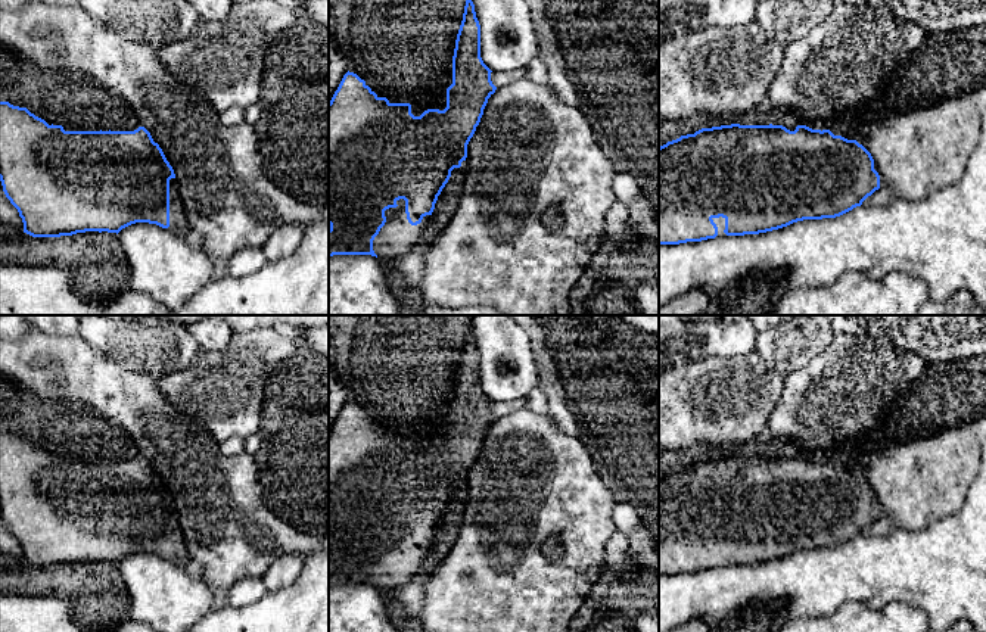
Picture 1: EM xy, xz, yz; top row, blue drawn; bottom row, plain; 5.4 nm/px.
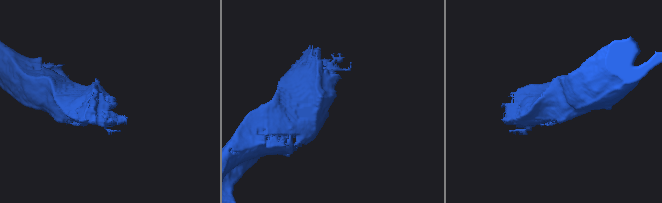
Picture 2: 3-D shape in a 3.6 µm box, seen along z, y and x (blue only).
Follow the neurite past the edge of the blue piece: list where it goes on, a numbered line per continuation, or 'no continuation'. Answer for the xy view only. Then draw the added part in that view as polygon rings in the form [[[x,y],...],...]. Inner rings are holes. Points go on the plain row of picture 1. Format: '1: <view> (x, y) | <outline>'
1: xy (179, 554) | [[[175,508],[169,510],[169,561],[184,566],[192,558],[189,555],[184,536],[180,527],[180,519]]]

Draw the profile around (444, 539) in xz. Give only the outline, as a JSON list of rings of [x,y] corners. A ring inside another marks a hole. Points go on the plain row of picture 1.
[[[466,491],[461,492],[460,498],[454,498],[451,501],[451,507],[435,533],[432,548],[423,564],[423,572],[419,575],[420,580],[426,580],[429,577],[429,575],[435,570],[438,564],[442,563],[442,560],[447,557],[451,547],[454,545],[458,536],[458,529],[461,526],[466,501]]]

